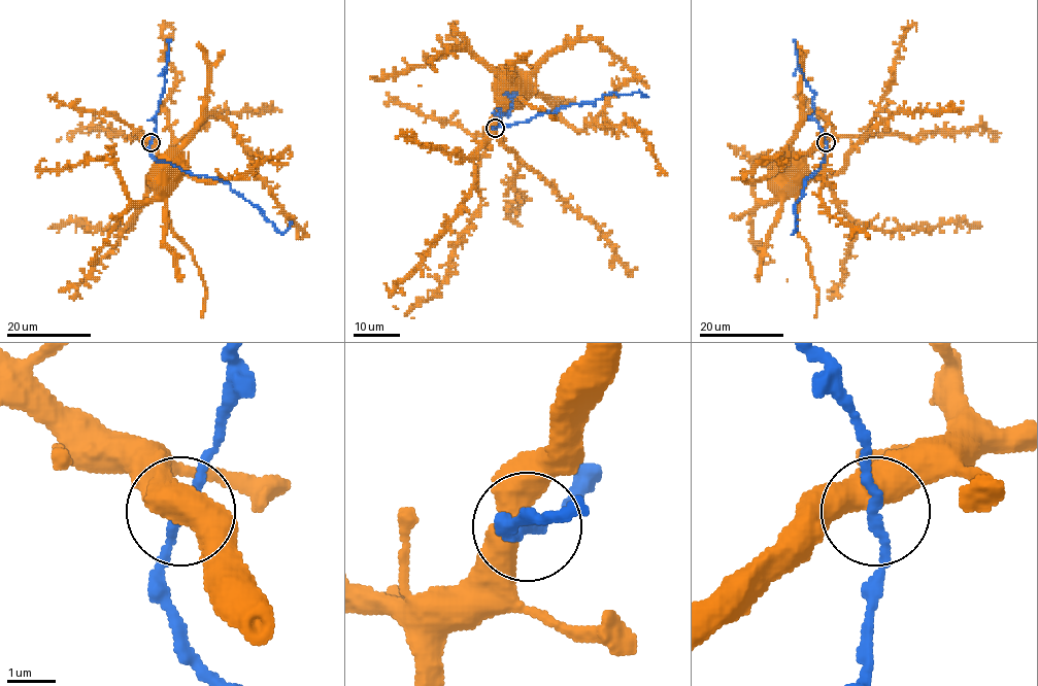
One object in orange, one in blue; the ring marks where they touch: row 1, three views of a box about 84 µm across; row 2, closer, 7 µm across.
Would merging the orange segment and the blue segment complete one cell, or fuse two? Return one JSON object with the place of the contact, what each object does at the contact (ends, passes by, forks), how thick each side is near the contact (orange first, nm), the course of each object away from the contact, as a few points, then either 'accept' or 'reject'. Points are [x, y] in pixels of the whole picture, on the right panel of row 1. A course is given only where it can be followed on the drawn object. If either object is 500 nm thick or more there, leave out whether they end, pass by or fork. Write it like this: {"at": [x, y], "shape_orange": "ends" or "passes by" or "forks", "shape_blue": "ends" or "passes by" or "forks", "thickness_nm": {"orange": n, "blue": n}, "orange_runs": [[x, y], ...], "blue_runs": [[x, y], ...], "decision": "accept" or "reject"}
{"at": [826, 142], "thickness_nm": {"orange": 550, "blue": 180}, "orange_runs": [[826, 143], [805, 158], [791, 148], [798, 126], [823, 115], [829, 124], [822, 204], [869, 238]], "blue_runs": [[827, 143], [825, 161], [804, 181], [803, 195], [794, 208], [796, 224], [793, 233], [798, 221]], "decision": "accept"}

